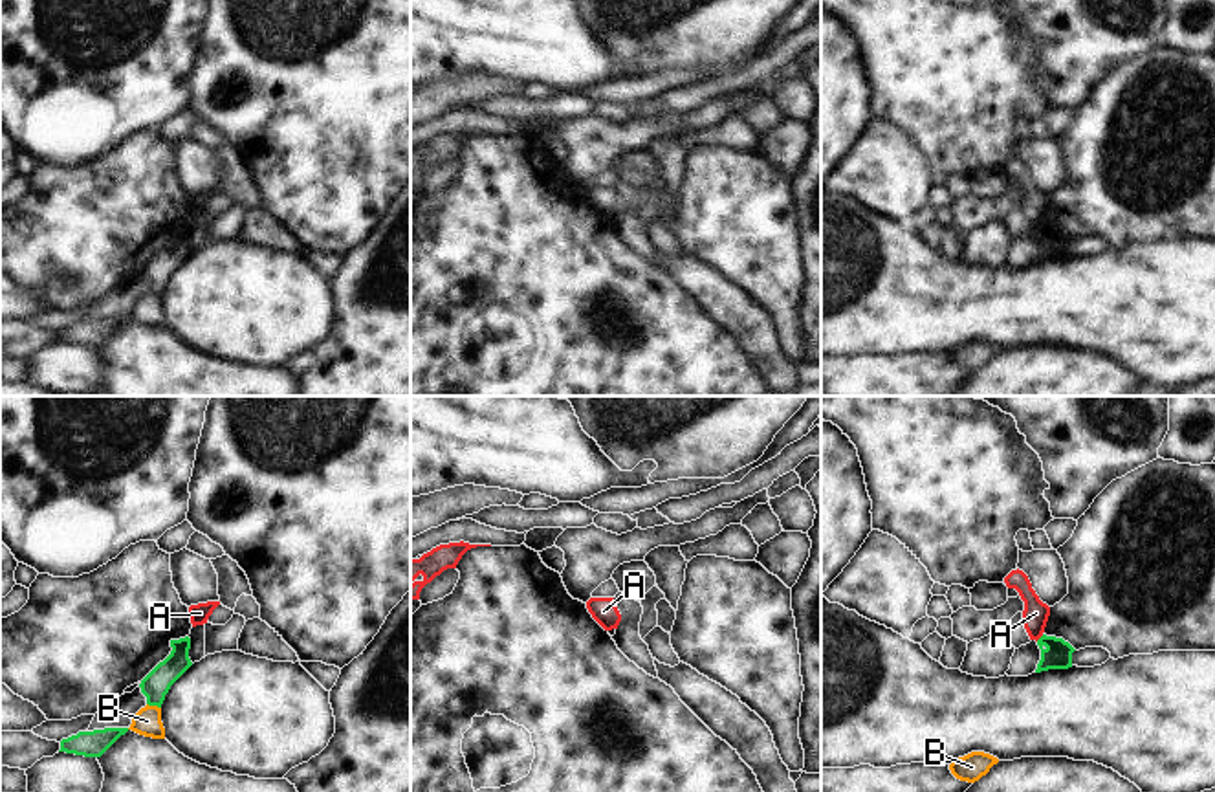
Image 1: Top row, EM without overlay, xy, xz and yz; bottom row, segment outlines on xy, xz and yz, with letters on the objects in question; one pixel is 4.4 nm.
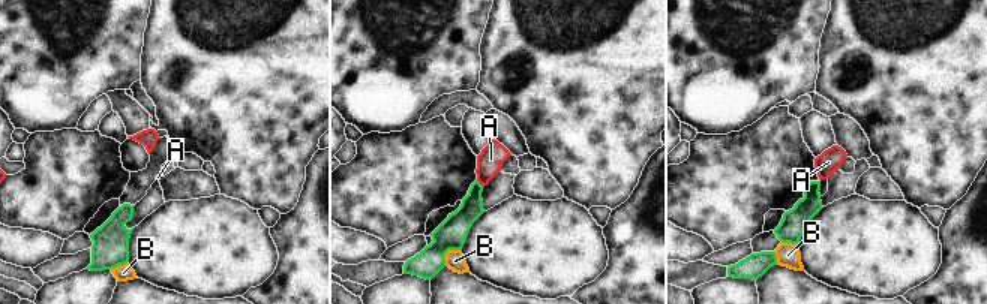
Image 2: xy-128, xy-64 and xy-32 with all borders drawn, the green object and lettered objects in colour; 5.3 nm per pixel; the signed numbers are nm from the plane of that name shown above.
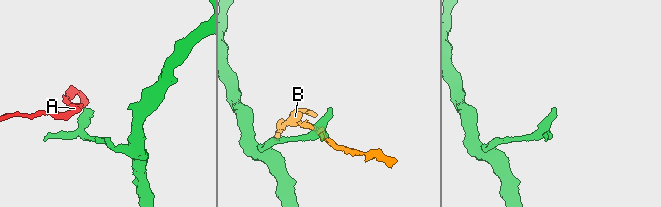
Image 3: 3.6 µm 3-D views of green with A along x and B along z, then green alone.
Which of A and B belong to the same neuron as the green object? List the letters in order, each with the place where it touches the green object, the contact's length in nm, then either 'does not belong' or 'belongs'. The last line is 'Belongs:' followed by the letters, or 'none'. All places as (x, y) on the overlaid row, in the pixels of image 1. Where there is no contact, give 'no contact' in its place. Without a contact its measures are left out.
A: yz (1041, 637) | 50 nm | does not belong
B: xy (154, 704) | 70 nm | does not belong
Belongs: none

